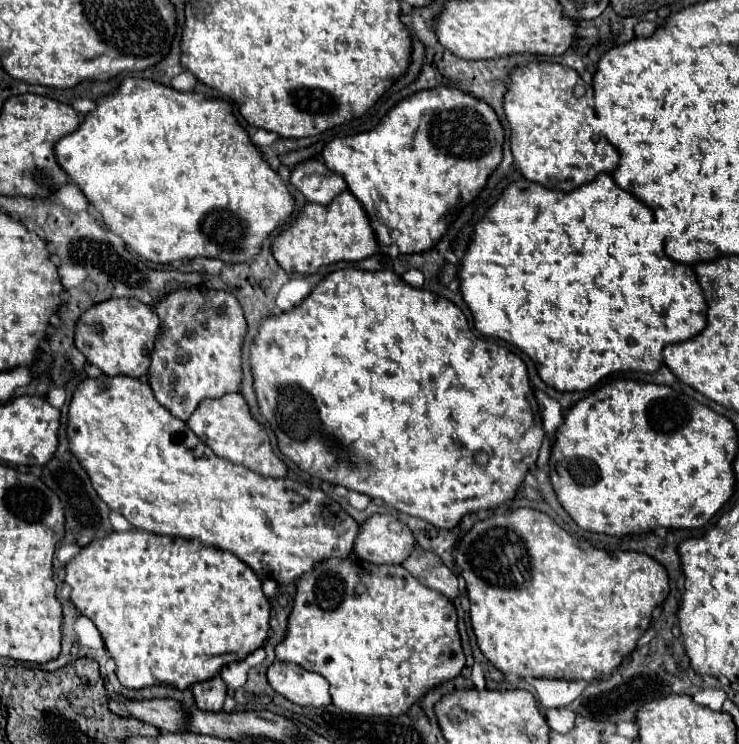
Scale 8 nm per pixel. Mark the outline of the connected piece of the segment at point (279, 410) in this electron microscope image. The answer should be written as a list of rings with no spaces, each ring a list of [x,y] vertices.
[[[334,270],[298,306],[278,316],[264,318],[250,346],[250,370],[254,376],[254,392],[260,414],[268,420],[272,432],[276,434],[280,452],[288,456],[300,470],[330,484],[340,484],[348,490],[368,494],[370,498],[380,498],[386,506],[416,518],[424,518],[438,528],[454,528],[462,516],[470,512],[492,510],[498,504],[512,500],[524,482],[528,466],[536,462],[544,438],[538,404],[520,356],[500,346],[496,340],[478,336],[456,304],[444,296],[406,284],[392,270]]]

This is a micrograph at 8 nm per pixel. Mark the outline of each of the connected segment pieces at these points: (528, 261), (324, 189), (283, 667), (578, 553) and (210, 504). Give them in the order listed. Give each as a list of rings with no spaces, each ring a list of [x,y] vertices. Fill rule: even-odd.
[[[598,174],[592,182],[572,192],[548,190],[534,182],[530,182],[528,186],[524,186],[522,182],[512,182],[500,194],[500,198],[486,210],[486,214],[474,224],[472,240],[458,270],[458,280],[460,280],[462,298],[472,312],[474,328],[482,336],[500,338],[524,350],[530,356],[530,360],[536,364],[540,378],[548,386],[562,392],[588,390],[594,384],[598,384],[604,376],[614,372],[656,372],[662,364],[664,346],[674,342],[684,342],[686,338],[692,338],[706,326],[706,300],[702,296],[702,288],[696,280],[694,268],[690,264],[680,264],[666,258],[664,238],[658,230],[658,224],[654,222],[652,210],[646,204],[642,204],[634,194],[618,188],[612,174]]]
[[[318,158],[296,164],[290,170],[290,182],[298,192],[304,194],[308,202],[316,204],[328,204],[332,202],[332,198],[346,190],[344,178],[328,170],[326,164]]]
[[[276,660],[268,672],[270,686],[288,698],[294,704],[300,706],[328,706],[330,694],[328,694],[328,682],[316,672],[308,672],[298,664],[288,664]]]
[[[514,508],[508,514],[492,514],[486,520],[480,520],[472,526],[470,532],[466,532],[454,552],[456,566],[460,566],[460,574],[466,580],[468,600],[470,600],[470,620],[472,630],[478,638],[478,646],[482,654],[500,670],[500,672],[512,672],[522,678],[564,678],[564,680],[596,680],[600,674],[614,672],[624,656],[628,656],[634,648],[638,638],[648,630],[652,620],[652,610],[662,604],[662,600],[668,596],[668,574],[662,564],[658,564],[654,558],[650,558],[644,552],[618,551],[617,554],[608,553],[605,550],[595,548],[583,538],[570,536],[564,528],[560,528],[548,514],[532,510],[532,508]]]
[[[100,374],[98,378],[86,378],[82,380],[72,396],[70,408],[68,408],[68,422],[66,422],[66,436],[68,436],[68,444],[70,444],[70,452],[72,456],[78,458],[80,466],[86,470],[86,474],[92,480],[94,490],[98,492],[98,496],[112,508],[118,510],[126,516],[126,520],[140,528],[140,530],[148,530],[154,534],[166,534],[166,536],[178,536],[178,538],[188,538],[188,540],[198,540],[206,546],[214,546],[220,550],[228,550],[232,554],[236,554],[242,562],[246,562],[258,578],[266,580],[276,580],[280,584],[290,584],[296,578],[300,578],[304,572],[310,572],[314,568],[314,564],[322,562],[322,558],[346,558],[352,554],[352,546],[354,546],[354,538],[358,536],[358,522],[346,512],[342,510],[342,506],[338,502],[334,502],[332,498],[328,498],[322,490],[314,490],[308,488],[296,480],[290,478],[264,478],[252,470],[248,470],[246,466],[234,464],[226,458],[218,458],[216,454],[210,454],[210,450],[206,450],[206,446],[202,446],[200,438],[194,438],[194,434],[190,434],[190,430],[186,430],[186,424],[178,418],[174,418],[164,406],[158,404],[158,400],[154,398],[150,384],[142,382],[138,378],[128,378],[128,376],[106,376]]]

